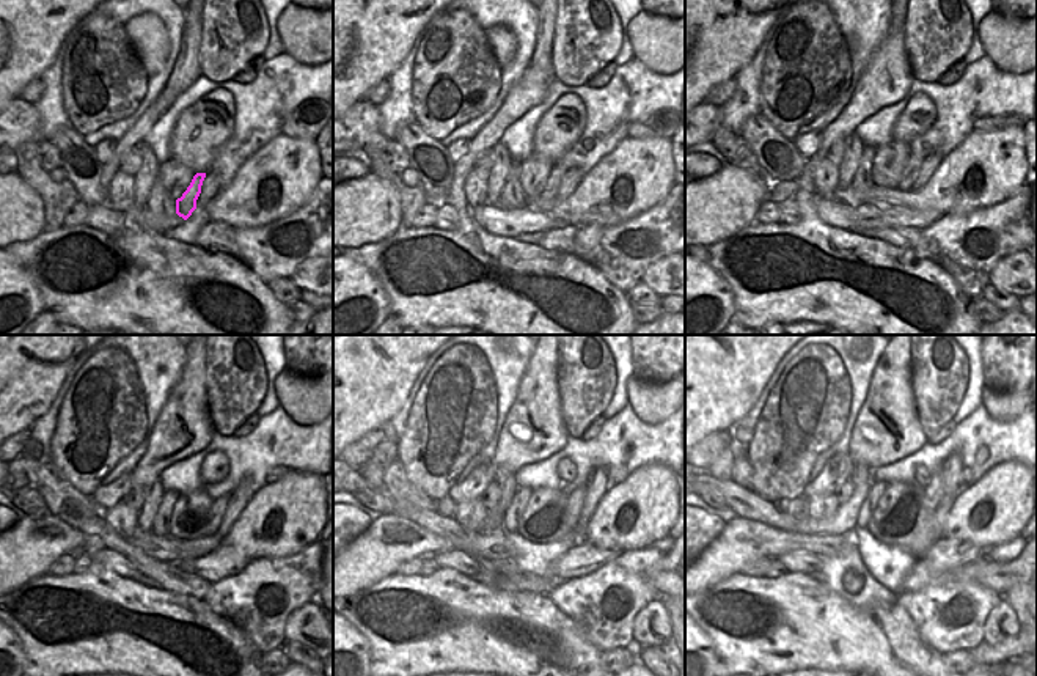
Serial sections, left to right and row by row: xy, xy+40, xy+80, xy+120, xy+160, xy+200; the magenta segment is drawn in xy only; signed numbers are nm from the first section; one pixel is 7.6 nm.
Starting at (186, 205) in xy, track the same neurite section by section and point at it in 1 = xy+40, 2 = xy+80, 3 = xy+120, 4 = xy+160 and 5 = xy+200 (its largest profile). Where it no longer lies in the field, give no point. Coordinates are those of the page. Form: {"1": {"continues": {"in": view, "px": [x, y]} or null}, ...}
{"1": {"continues": {"in": "xy+40", "px": [550, 189]}}, "2": {"continues": {"in": "xy+80", "px": [910, 173]}}, "3": {"continues": {"in": "xy+120", "px": [219, 506]}}, "4": {"continues": {"in": "xy+160", "px": [575, 499]}}, "5": {"continues": {"in": "xy+200", "px": [934, 492]}}}

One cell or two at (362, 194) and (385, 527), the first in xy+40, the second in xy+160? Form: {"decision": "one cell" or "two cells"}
{"decision": "one cell"}

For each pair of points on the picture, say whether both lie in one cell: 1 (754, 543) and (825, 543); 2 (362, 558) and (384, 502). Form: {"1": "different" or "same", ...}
{"1": "same", "2": "different"}

